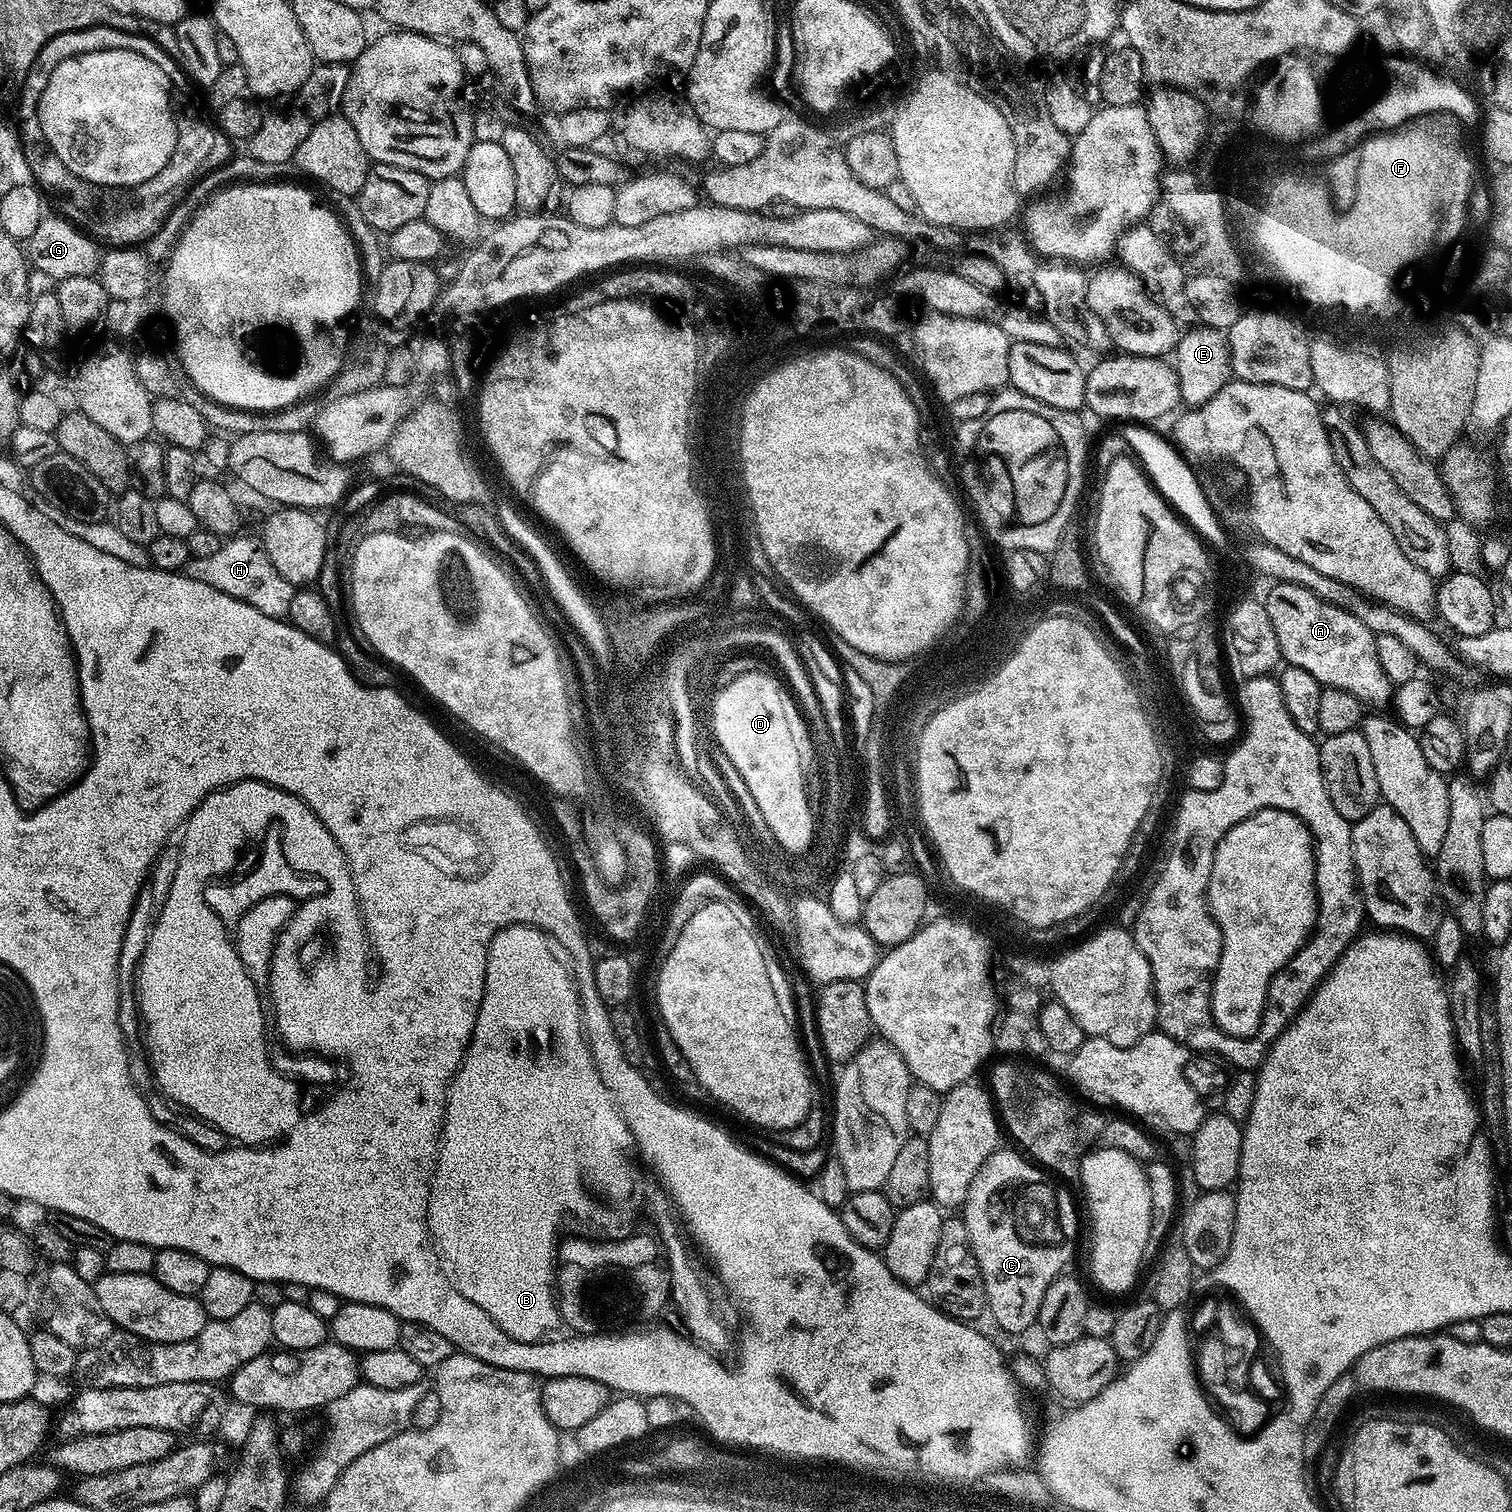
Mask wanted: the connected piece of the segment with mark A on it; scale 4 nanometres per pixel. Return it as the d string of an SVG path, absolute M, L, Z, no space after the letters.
M1278 582L1272 588L1268 598L1264 600L1264 605L1274 626L1275 637L1278 638L1281 659L1291 667L1304 669L1314 675L1315 680L1323 687L1342 689L1354 695L1362 704L1376 707L1373 708L1376 710L1382 710L1386 705L1389 707L1394 698L1394 685L1378 661L1375 633L1348 611L1322 602L1304 587Z

